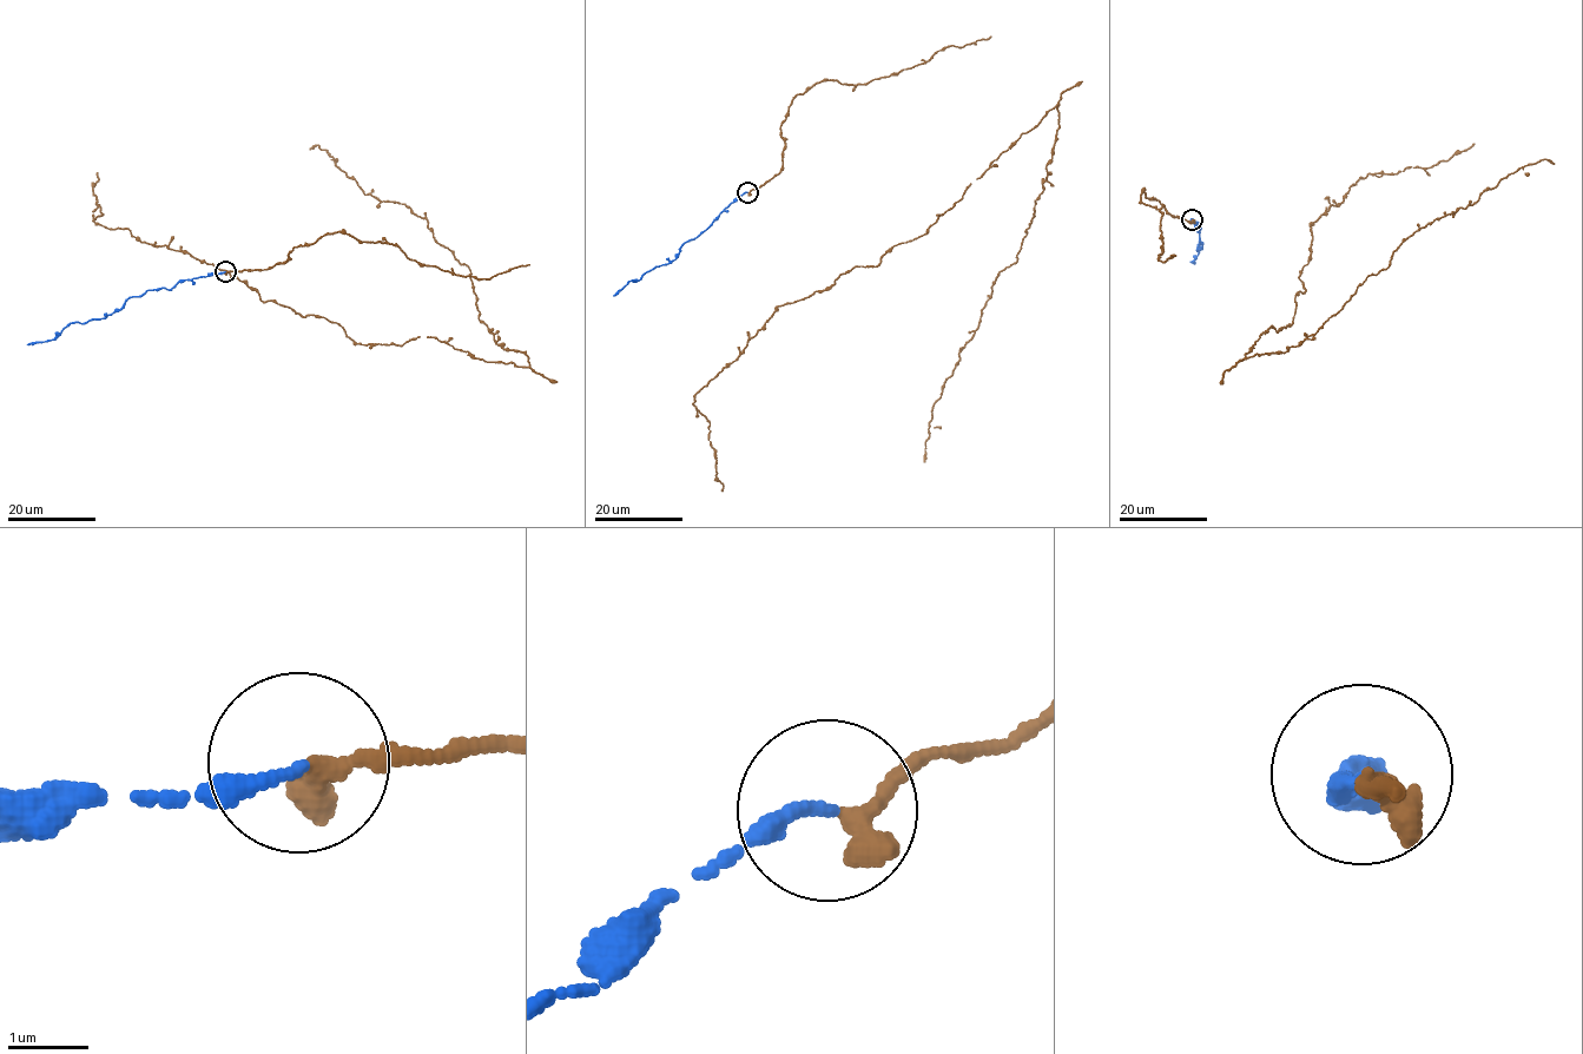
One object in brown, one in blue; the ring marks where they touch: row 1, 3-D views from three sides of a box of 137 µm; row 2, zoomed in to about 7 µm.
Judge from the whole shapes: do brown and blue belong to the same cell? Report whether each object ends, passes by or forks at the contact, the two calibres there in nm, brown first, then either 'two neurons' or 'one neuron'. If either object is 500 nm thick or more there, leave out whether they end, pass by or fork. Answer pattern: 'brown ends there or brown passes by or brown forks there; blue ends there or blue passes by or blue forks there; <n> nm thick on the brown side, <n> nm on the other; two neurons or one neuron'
brown ends there; blue ends there; 360 nm thick on the brown side, 160 nm on the other; one neuron

